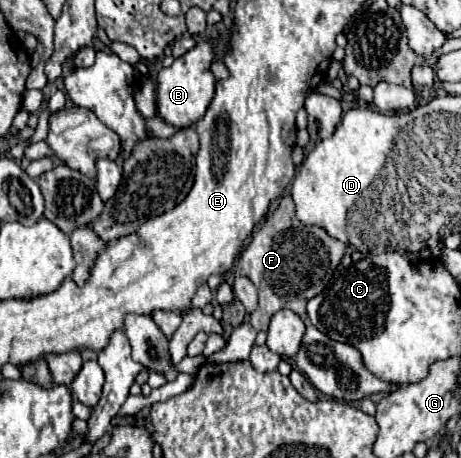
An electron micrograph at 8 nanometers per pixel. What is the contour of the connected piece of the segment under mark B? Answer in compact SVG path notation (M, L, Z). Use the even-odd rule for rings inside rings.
M203 41L195 45L191 51L187 51L183 57L175 59L171 67L163 67L157 75L157 115L177 127L193 127L201 115L205 115L205 109L209 107L213 93L215 93L215 77L209 71L209 65L213 61L213 43Z

